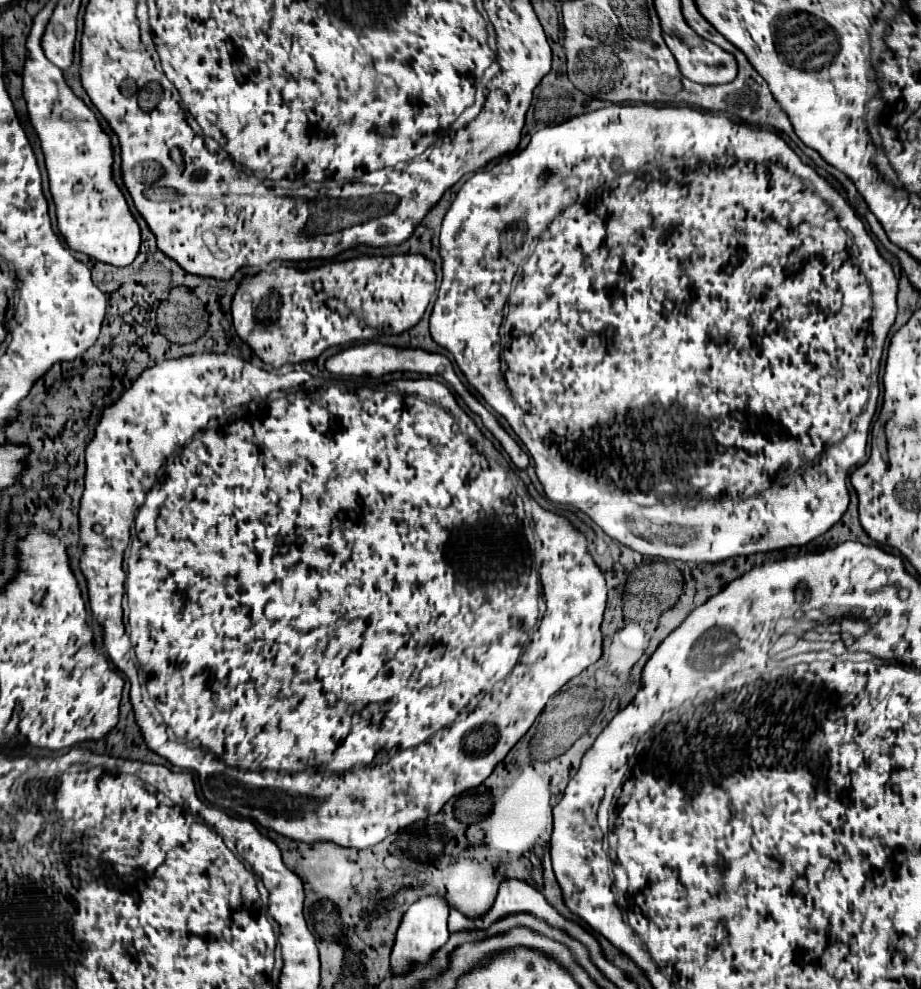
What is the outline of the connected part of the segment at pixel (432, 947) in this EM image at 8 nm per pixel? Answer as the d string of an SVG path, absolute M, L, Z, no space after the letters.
M423 896L415 904L411 904L397 930L397 940L391 952L391 970L405 972L415 960L427 962L431 952L441 948L449 938L447 918L449 918L449 904L445 902L443 896Z

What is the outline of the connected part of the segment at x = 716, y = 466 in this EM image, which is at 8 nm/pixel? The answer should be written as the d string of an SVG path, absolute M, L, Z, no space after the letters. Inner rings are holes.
M611 104L605 108L599 108L589 114L575 116L563 124L547 126L533 134L529 146L521 152L503 156L497 164L491 168L485 168L477 174L473 174L463 188L457 192L457 198L453 200L449 212L443 218L441 226L441 242L439 252L443 258L443 280L437 292L437 300L433 304L431 312L431 336L433 340L449 350L469 380L469 384L485 398L485 402L505 420L511 424L515 434L521 438L521 442L527 446L535 460L537 478L547 494L549 500L559 504L571 504L579 508L581 512L589 514L597 526L605 530L613 540L619 540L621 544L633 548L639 554L651 554L661 556L669 560L681 560L681 562L721 562L733 556L749 556L757 552L773 552L781 548L791 546L803 546L811 542L813 538L825 534L833 524L837 524L849 506L849 490L847 490L847 478L851 474L851 468L859 466L865 460L865 446L869 438L871 420L877 406L879 386L877 386L877 372L879 362L883 356L883 346L889 334L889 328L893 326L897 315L897 292L898 280L893 272L893 266L889 260L885 260L879 252L871 236L867 234L863 222L847 204L847 200L823 178L819 176L811 166L803 164L801 158L787 146L787 142L773 130L757 128L741 122L733 122L725 114L705 114L691 106L655 106L655 104L637 104L637 106L625 106L625 104ZM527 336L537 336L533 342L529 342L529 356L519 356L519 338L521 344L527 340ZM645 418L665 418L665 422L645 422Z

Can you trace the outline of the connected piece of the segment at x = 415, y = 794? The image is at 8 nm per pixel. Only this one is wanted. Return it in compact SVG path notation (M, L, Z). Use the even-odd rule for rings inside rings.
M201 352L201 354L191 354L191 356L181 356L181 358L173 358L173 360L165 360L165 362L161 362L161 364L155 364L155 366L151 366L151 368L147 368L147 370L143 370L143 374L141 374L141 376L139 376L139 378L137 378L137 380L135 380L135 382L133 382L133 386L131 386L131 388L129 388L129 390L127 390L127 392L125 392L125 394L123 394L123 396L121 396L121 398L119 398L119 400L115 400L115 402L113 402L113 404L109 404L109 406L107 406L107 408L105 408L105 410L103 410L103 414L101 414L101 420L99 420L99 424L97 424L97 428L95 428L95 436L93 436L93 440L91 440L91 442L89 442L89 446L87 446L87 448L85 448L85 460L87 460L87 470L85 470L85 490L83 490L83 498L81 498L81 508L79 508L79 534L81 534L81 544L83 544L83 554L81 554L81 562L79 562L79 566L81 566L81 572L83 572L83 574L85 574L85 580L87 580L87 588L89 588L89 606L91 606L91 614L93 614L93 620L95 620L95 622L97 622L97 624L99 624L99 626L101 626L101 628L103 628L103 644L105 644L105 650L107 650L107 654L109 654L109 658L111 658L111 660L113 660L113 662L115 662L115 666L117 666L117 668L119 668L119 670L121 670L121 672L123 672L123 674L125 674L125 676L127 676L127 678L129 678L129 682L131 682L131 704L133 704L133 710L135 710L135 718L137 718L137 724L139 724L139 728L141 728L141 734L143 734L143 738L145 738L145 744L147 744L147 746L149 746L149 748L151 748L151 750L153 750L153 752L157 752L157 754L159 754L159 756L163 756L163 758L167 758L167 760L169 760L169 762L171 762L171 764L173 764L173 766L179 766L179 768L189 768L189 770L195 770L195 772L197 772L197 774L199 774L199 780L201 780L201 790L203 790L203 794L205 794L205 798L207 798L207 800L209 800L209 802L211 802L211 804L219 804L219 806L223 806L223 808L225 808L225 810L229 810L229 812L239 812L239 814L245 814L245 816L249 816L249 818L253 818L253 820L255 820L255 822L259 822L259 824L261 824L261 826L265 826L265 828L269 828L269 830L275 830L275 832L279 832L279 834L283 834L283 836L287 836L287 838L291 838L291 840L297 840L297 842L307 842L307 844L313 844L313 842L335 842L335 844L339 844L339 846L347 846L347 848L371 848L371 846L375 846L375 844L379 844L379 842L381 842L381 840L385 840L385 838L387 838L387 836L389 836L389 834L393 834L393 832L397 832L397 830L399 830L399 828L405 828L405 826L409 826L409 824L415 824L415 822L419 822L419 820L425 820L425 818L427 818L427 816L431 816L431 814L437 814L437 812L439 812L439 810L441 810L441 808L443 808L443 804L445 804L445 802L447 802L447 800L449 800L449 798L453 798L453 796L457 796L457 794L461 794L461 792L465 792L465 790L471 790L471 788L477 788L477 786L479 786L479 784L481 784L481 782L483 782L483 780L485 780L485 778L489 778L489 774L491 774L491 772L493 772L493 768L495 768L495 764L497 764L497 762L501 762L501 760L503 760L503 758L505 758L505 756L507 756L507 752L509 752L509 750L511 750L511 748L513 748L513 746L515 746L515 744L517 744L517 742L519 742L519 740L521 740L521 738L523 738L523 734L525 734L525 732L527 732L527 730L529 730L529 728L531 728L531 726L533 726L533 722L535 722L535 720L537 720L537 716L539 716L539 714L541 714L541 710L543 710L543 709L544 709L544 708L545 708L545 705L546 705L546 704L547 704L547 702L548 702L548 700L549 700L549 699L550 699L550 698L551 698L551 696L553 696L553 694L555 694L555 692L559 692L559 690L561 690L561 686L563 686L563 684L567 684L567 682L569 682L569 680L571 680L571 678L573 678L573 676L577 676L577 674L581 674L581 672L583 672L583 670L585 670L585 668L587 668L587 666L591 666L591 664L595 664L595 662L597 662L597 660L599 660L599 656L601 656L601 642L603 642L603 638L601 638L601 622L603 622L603 612L605 612L605 606L607 606L607 582L605 582L605 576L603 576L603 572L601 572L601 568L599 568L599 566L597 566L597 564L595 564L595 560L593 560L593 556L591 556L591 554L589 554L589 550L587 550L587 536L585 536L585 534L583 534L583 532L581 532L581 530L577 530L577 528L575 528L575 526L573 526L573 524L571 524L571 522L569 522L569 520L567 520L567 518L565 518L565 516L561 516L561 514L555 514L555 512L551 512L551 522L541 522L541 506L539 506L539 504L537 504L537 502L535 502L535 500L531 500L531 516L532 516L532 519L533 519L533 522L534 522L534 523L535 523L535 526L534 526L534 529L535 529L535 540L533 540L533 538L531 538L531 536L529 536L529 534L527 534L527 530L525 530L525 526L527 526L527 528L529 528L529 520L527 520L527 518L525 518L525 510L523 510L523 506L519 506L519 522L517 522L517 496L519 496L519 495L521 495L521 494L525 494L525 495L528 495L528 490L527 490L527 487L526 487L526 486L525 486L525 484L524 484L524 483L523 483L523 482L522 482L522 480L521 480L521 479L520 479L520 478L519 478L519 476L518 476L518 474L517 474L517 470L516 470L516 469L515 469L515 468L513 468L513 467L511 467L511 466L510 466L510 465L508 465L508 466L506 466L506 467L505 467L505 466L503 466L503 464L501 464L501 462L499 462L499 458L497 458L497 456L499 456L499 454L497 454L497 450L495 450L495 448L493 448L493 444L491 444L491 442L489 442L489 440L487 440L487 452L485 452L485 436L483 436L483 432L481 432L481 430L479 430L479 428L477 428L477 426L475 426L475 422L473 422L473 418L469 418L469 416L467 416L467 412L465 412L465 410L463 410L463 408L461 408L461 406L459 406L459 404L457 404L457 400L455 400L455 396L453 396L453 394L451 394L451 390L449 390L449 388L447 388L447 386L443 386L443 384L441 384L441 382L437 382L437 380L433 380L433 378L419 378L419 380L391 380L391 382L381 382L381 384L373 384L373 386L369 386L369 384L353 384L353 386L349 386L349 384L347 384L347 382L343 382L343 380L333 380L333 394L329 394L329 388L325 388L325 386L323 386L323 384L319 384L319 382L315 382L315 378L313 378L313 376L311 376L311 374L307 374L307 372L305 372L305 370L303 370L303 372L291 372L291 374L287 374L287 378L281 378L281 376L279 376L279 374L277 374L277 372L269 372L269 370L261 370L261 368L257 368L257 366L253 366L253 364L251 364L251 362L249 362L249 360L245 360L245 358L241 358L241 356L235 356L235 354L213 354L213 352ZM533 542L535 542L535 550L534 550L534 551L537 551L537 556L539 556L539 558L541 558L541 560L543 560L543 562L541 562L541 568L539 568L539 566L537 566L537 564L535 564L535 558L533 558ZM130 543L131 543L131 552L129 552L129 560L127 560L127 578L126 578L126 574L125 574L125 572L124 572L124 570L123 570L123 568L121 568L121 564L123 564L123 560L124 560L124 553L125 553L125 551L126 551L126 549L127 549L127 546L129 546L129 544L130 544ZM124 582L127 582L127 598L129 598L129 626L131 626L131 634L129 634L129 636L128 636L128 635L127 635L127 634L126 634L126 632L125 632L125 627L124 627L124 623L123 623L123 609L122 609L122 600L123 600L123 597L124 597L124 594L125 594L125 588L124 588ZM541 586L543 586L543 600L545 600L545 606L547 606L547 608L545 608L545 614L543 614L543 618L541 618L541 626L539 626L539 630L537 630L537 634L533 634L533 638L531 638L531 642L529 642L529 632L531 632L531 630L533 630L533 628L535 628L535 626L537 626L537 622L539 622L539 600L541 600ZM143 692L145 692L145 700L149 700L149 702L151 702L151 708L153 708L153 710L151 710L151 708L149 708L149 706L147 706L147 704L145 704L145 700L143 700Z

